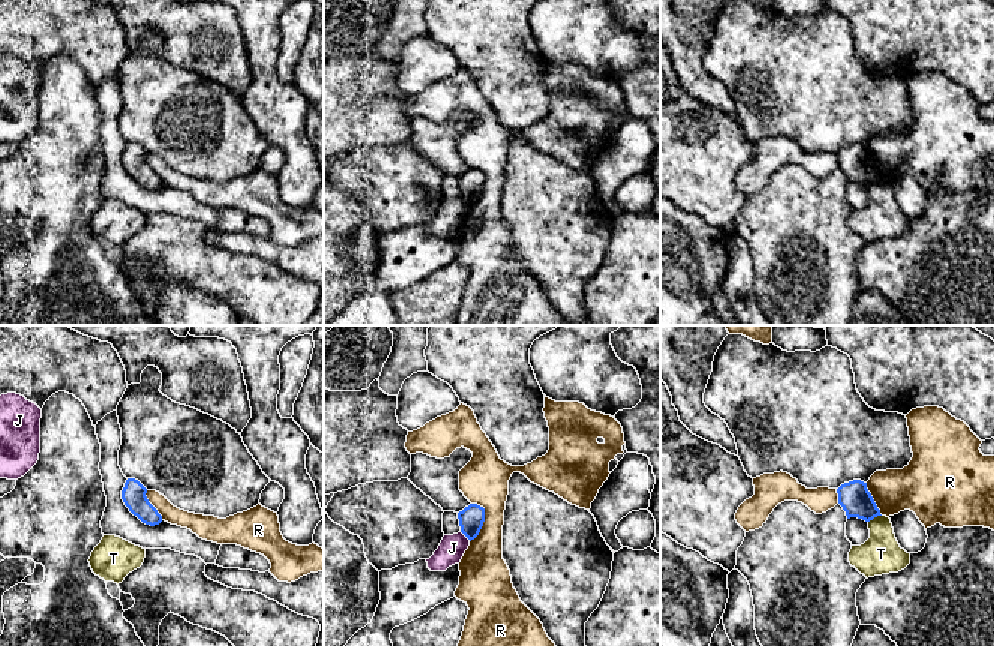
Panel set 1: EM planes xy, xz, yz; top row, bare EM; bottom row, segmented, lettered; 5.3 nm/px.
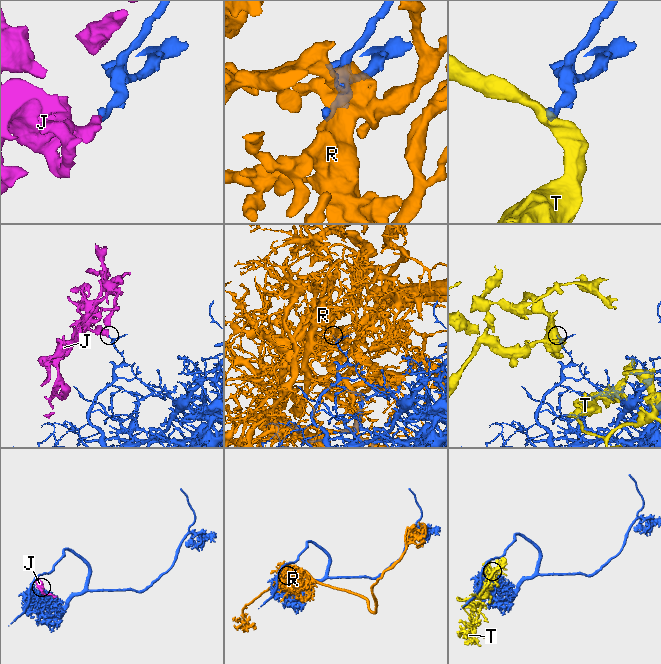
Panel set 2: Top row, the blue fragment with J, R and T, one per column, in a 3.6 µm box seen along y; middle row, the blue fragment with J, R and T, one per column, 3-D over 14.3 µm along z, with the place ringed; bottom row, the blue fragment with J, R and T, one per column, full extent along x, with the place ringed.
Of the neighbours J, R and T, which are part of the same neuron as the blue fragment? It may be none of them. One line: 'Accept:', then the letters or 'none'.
Accept: none

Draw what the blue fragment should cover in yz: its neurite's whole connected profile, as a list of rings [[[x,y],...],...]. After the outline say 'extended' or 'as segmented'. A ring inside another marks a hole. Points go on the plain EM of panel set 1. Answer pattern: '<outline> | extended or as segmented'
[[[854,144],[842,148],[837,153],[838,168],[846,175],[848,183],[858,181],[866,186],[873,184],[880,178],[872,157],[867,153],[867,147]]] | as segmented

